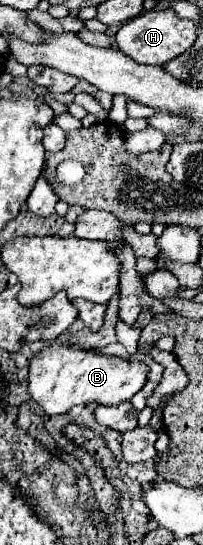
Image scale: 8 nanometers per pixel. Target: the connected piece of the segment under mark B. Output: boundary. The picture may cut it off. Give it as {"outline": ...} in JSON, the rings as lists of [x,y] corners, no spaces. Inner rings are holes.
{"outline":[[[52,343],[50,347],[44,347],[40,353],[36,353],[32,359],[28,391],[32,399],[44,407],[48,415],[68,413],[74,405],[88,405],[96,401],[100,403],[94,411],[96,421],[104,427],[112,427],[124,433],[126,429],[136,427],[138,411],[132,407],[130,399],[144,387],[146,377],[148,365],[142,361],[104,357],[94,351],[86,351],[74,343]]]}

